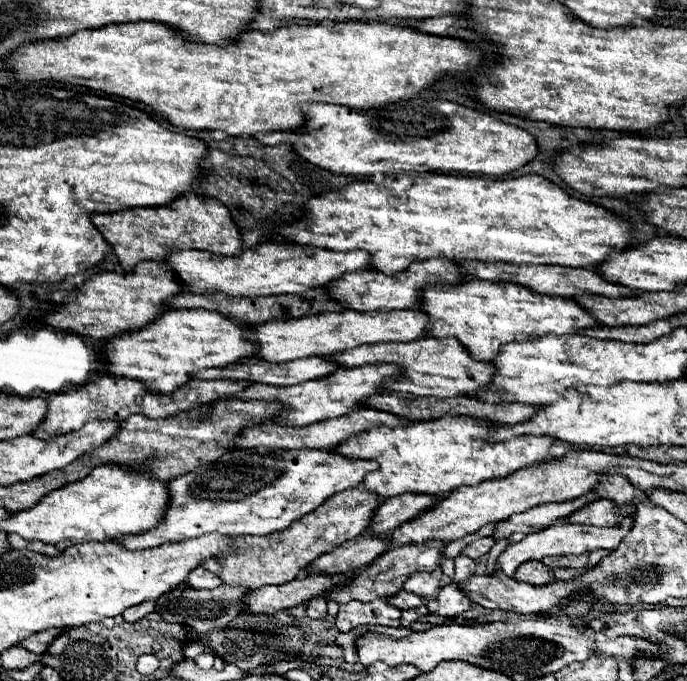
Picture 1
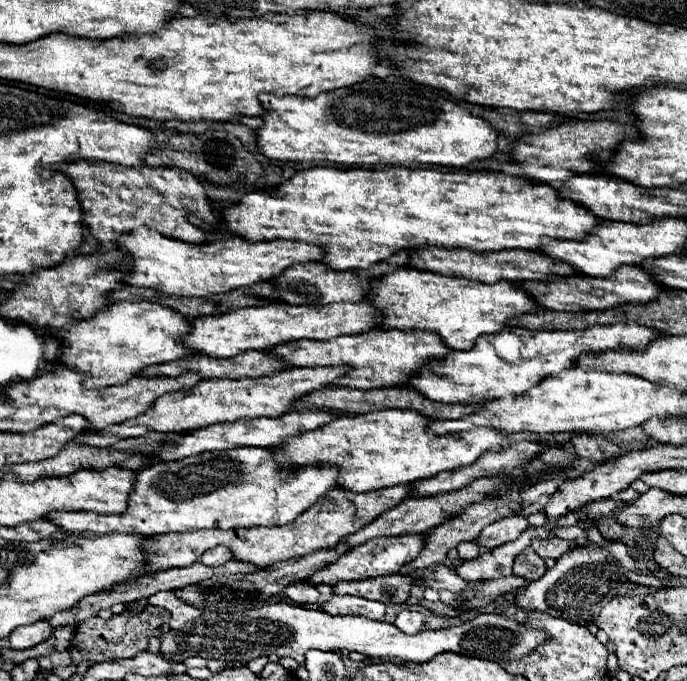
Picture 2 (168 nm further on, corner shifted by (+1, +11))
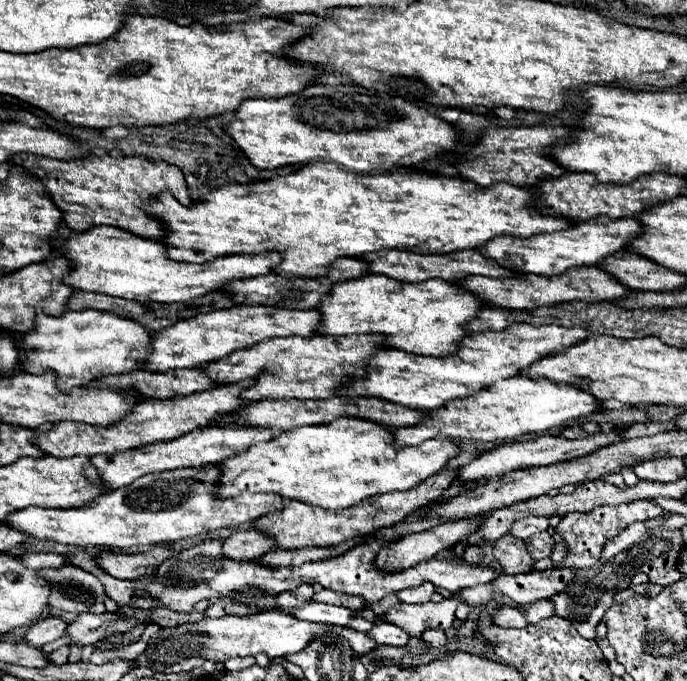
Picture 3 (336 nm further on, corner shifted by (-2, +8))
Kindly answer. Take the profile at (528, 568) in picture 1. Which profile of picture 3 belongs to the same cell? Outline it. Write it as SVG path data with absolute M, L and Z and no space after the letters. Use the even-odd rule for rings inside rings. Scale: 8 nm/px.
M510 533L498 539L498 543L494 543L494 557L506 575L532 571L534 561L526 551L526 543L522 539L514 539Z

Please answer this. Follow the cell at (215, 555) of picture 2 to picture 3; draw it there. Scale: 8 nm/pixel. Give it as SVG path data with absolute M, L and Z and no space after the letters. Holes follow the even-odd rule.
M236 531L224 541L226 557L230 559L260 559L262 555L276 549L274 539L262 535L262 531Z

